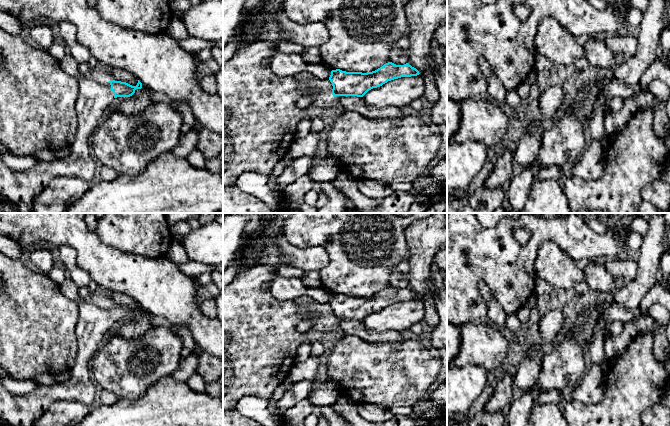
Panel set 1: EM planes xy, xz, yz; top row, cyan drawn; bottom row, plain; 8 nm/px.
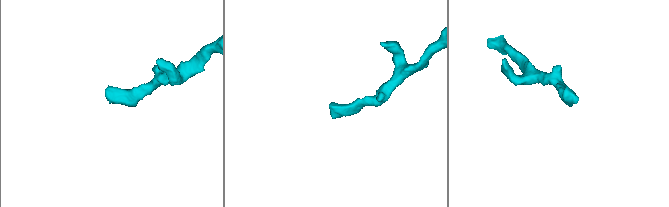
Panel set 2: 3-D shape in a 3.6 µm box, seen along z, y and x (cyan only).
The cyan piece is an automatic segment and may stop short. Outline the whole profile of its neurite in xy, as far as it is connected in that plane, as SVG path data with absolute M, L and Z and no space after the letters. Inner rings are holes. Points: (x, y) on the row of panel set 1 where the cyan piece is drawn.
M66 54L60 61L61 67L79 84L79 93L76 99L75 110L78 118L78 129L75 141L71 146L71 153L63 159L51 159L47 162L39 162L26 171L15 171L9 168L0 155L0 213L31 213L34 199L46 188L52 179L57 176L76 176L85 181L91 182L97 161L90 150L90 139L94 131L102 121L102 117L117 97L130 97L136 89L142 88L138 80L136 86L126 82L110 80L105 82L91 75L83 76L77 69L77 63L71 54Z

